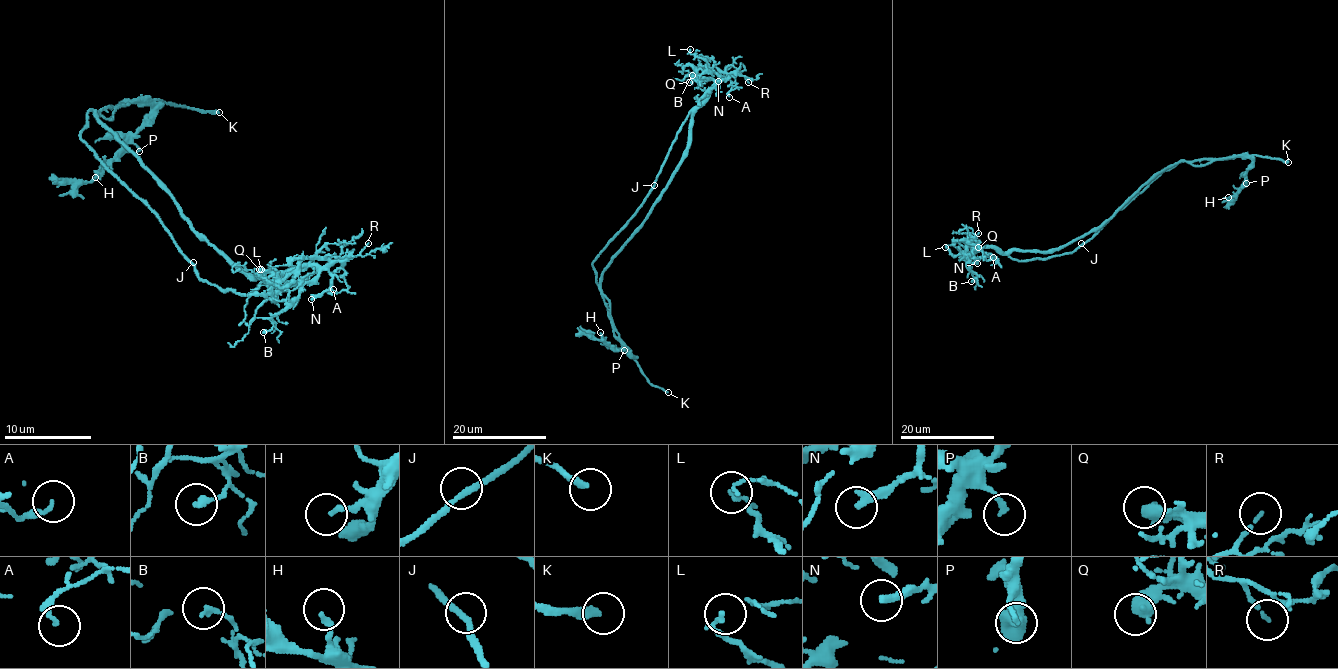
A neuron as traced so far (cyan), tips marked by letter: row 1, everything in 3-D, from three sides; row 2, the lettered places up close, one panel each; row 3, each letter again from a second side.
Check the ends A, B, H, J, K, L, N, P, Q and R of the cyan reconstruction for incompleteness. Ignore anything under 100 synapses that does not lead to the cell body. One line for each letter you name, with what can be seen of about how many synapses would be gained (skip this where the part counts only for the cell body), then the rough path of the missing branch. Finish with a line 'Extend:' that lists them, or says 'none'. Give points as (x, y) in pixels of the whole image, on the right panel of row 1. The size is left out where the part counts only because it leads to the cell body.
K: Course of what is missing: (1288, 162), (1312, 158), (1318, 151), (1318, 131)
Extend: K

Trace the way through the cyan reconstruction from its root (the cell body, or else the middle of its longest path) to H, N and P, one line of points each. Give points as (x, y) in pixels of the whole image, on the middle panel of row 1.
H: (642, 224), (611, 260), (600, 281), (600, 294), (612, 332), (631, 356), (623, 350), (615, 350), (600, 332)
N: (642, 224), (687, 146), (692, 111), (719, 81), (728, 76), (718, 81)
P: (642, 224), (611, 260), (600, 281), (600, 294), (612, 332), (631, 356), (621, 350), (624, 350)

